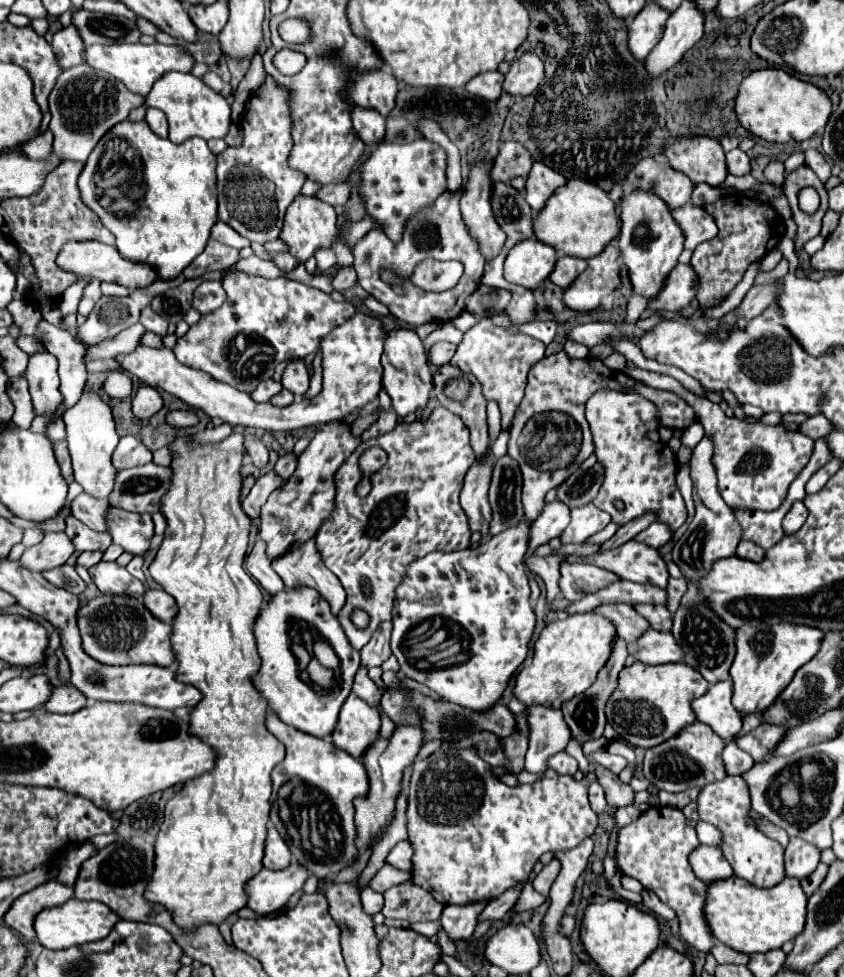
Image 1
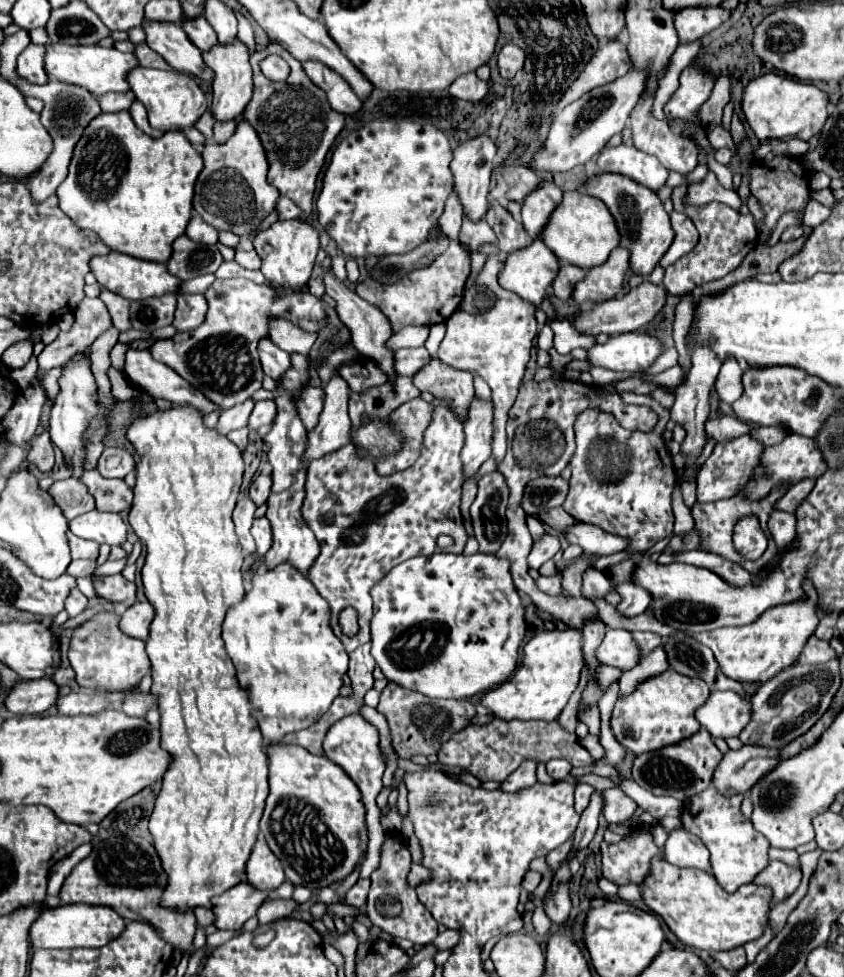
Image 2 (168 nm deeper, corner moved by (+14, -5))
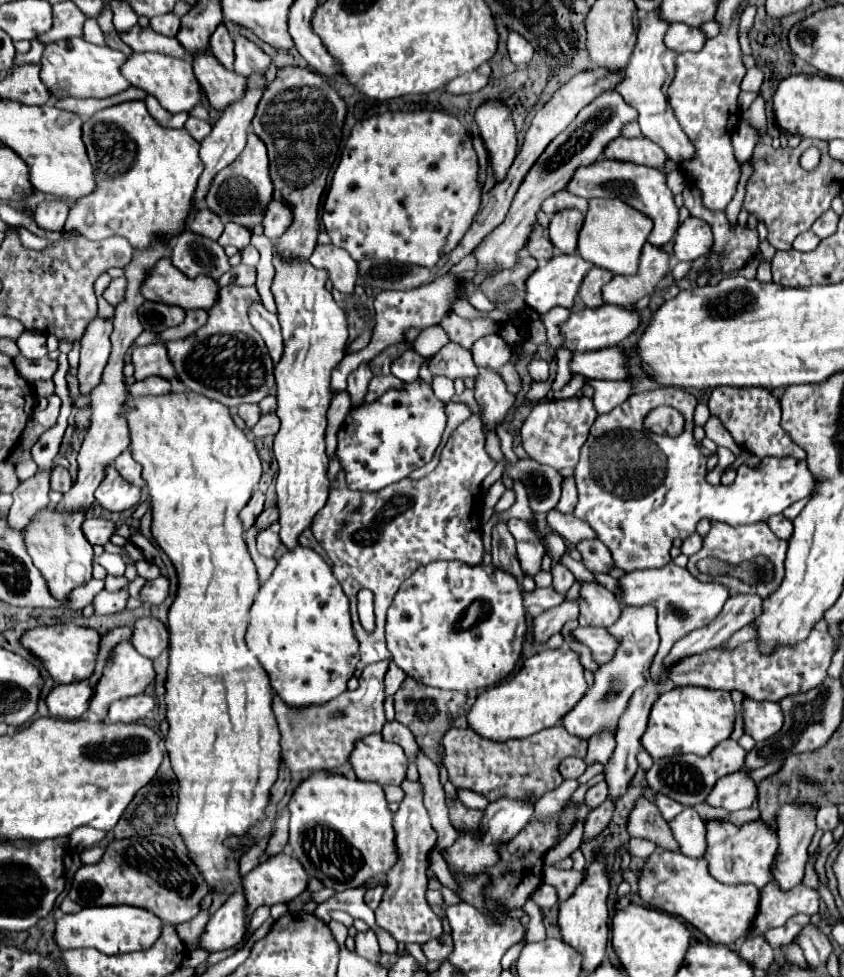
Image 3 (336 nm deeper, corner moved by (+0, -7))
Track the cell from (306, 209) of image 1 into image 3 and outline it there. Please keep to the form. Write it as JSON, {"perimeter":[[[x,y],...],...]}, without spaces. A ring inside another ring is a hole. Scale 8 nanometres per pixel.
{"perimeter":[[[274,259],[276,277],[272,293],[276,301],[278,321],[282,325],[284,353],[274,367],[278,389],[278,411],[282,421],[274,439],[274,457],[278,461],[278,511],[280,511],[280,539],[288,549],[298,545],[298,535],[312,525],[312,517],[326,505],[330,481],[326,477],[328,457],[324,451],[326,411],[332,399],[328,393],[330,373],[342,361],[348,345],[348,327],[344,311],[324,287],[328,273],[316,269],[308,261],[300,265],[280,265]]]}

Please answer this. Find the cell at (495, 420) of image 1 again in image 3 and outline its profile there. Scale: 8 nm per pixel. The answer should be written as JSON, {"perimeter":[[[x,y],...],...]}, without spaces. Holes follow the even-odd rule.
{"perimeter":[[[486,335],[480,337],[474,345],[472,345],[472,355],[474,355],[474,363],[480,367],[492,367],[492,369],[500,369],[502,363],[508,363],[512,357],[512,349],[508,349],[508,343],[504,339],[500,339],[498,335]]]}

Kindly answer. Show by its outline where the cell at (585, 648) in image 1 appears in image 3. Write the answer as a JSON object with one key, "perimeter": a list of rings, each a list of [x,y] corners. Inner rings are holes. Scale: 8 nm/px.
{"perimeter":[[[542,649],[534,657],[526,659],[514,677],[482,691],[466,713],[466,721],[476,735],[488,741],[504,743],[510,739],[522,739],[546,727],[558,725],[560,717],[564,717],[564,713],[568,713],[568,709],[572,709],[572,705],[584,697],[586,689],[584,667],[574,651]]]}

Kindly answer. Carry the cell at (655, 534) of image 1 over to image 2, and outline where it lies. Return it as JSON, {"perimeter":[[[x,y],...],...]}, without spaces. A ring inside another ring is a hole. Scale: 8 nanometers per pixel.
{"perimeter":[[[576,523],[574,527],[570,527],[570,531],[566,531],[566,541],[572,545],[580,545],[584,553],[596,555],[612,555],[624,551],[630,545],[630,539],[606,533],[590,523]]]}

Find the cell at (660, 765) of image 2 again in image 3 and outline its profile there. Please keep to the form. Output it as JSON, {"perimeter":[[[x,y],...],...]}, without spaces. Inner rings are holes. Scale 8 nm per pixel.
{"perimeter":[[[722,741],[710,755],[706,757],[698,757],[698,755],[676,755],[676,757],[666,757],[666,759],[656,759],[654,765],[646,771],[646,779],[650,789],[664,793],[672,799],[676,799],[678,803],[692,807],[698,803],[704,803],[708,793],[712,791],[714,783],[730,773],[736,773],[744,767],[744,757],[746,751],[734,741]]]}

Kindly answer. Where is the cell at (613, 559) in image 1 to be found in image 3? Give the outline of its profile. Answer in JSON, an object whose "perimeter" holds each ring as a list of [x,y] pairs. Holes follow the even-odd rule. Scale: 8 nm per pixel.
{"perimeter":[[[644,605],[640,609],[622,609],[620,619],[608,629],[608,633],[618,641],[618,649],[612,661],[598,667],[598,671],[594,673],[594,685],[588,687],[578,705],[562,717],[564,729],[582,741],[590,741],[592,735],[600,735],[604,731],[616,733],[618,721],[626,711],[630,697],[634,695],[634,691],[646,685],[644,673],[650,669],[660,645],[656,631],[656,609],[652,609],[650,605]]]}

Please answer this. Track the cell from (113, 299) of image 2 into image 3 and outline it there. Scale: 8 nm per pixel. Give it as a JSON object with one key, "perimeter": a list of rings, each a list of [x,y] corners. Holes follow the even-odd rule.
{"perimeter":[[[118,277],[118,279],[112,279],[110,285],[104,289],[104,297],[110,305],[118,305],[122,299],[124,299],[124,289],[126,289],[126,281],[124,277]]]}

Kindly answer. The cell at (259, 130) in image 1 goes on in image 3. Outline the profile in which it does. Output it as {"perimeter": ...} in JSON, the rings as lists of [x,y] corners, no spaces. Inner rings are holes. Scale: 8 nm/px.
{"perimeter":[[[250,131],[244,151],[236,157],[236,161],[232,161],[214,177],[212,187],[206,195],[206,205],[224,221],[234,221],[244,227],[254,227],[262,221],[264,205],[268,205],[268,199],[272,199],[272,181],[268,177],[266,145],[260,141],[260,137],[256,137]]]}

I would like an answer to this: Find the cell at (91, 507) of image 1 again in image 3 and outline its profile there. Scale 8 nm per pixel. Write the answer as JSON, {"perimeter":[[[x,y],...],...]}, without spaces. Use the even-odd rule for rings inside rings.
{"perimeter":[[[56,465],[50,473],[50,487],[54,491],[60,491],[60,493],[66,493],[70,487],[72,487],[72,479],[70,479],[70,473],[68,469]]]}

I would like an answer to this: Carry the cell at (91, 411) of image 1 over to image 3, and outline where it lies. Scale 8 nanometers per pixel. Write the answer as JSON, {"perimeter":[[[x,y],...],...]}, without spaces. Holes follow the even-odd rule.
{"perimeter":[[[96,315],[80,341],[80,367],[78,367],[78,381],[80,393],[90,395],[90,391],[100,383],[102,371],[110,357],[110,333],[112,333],[112,319],[104,319]]]}

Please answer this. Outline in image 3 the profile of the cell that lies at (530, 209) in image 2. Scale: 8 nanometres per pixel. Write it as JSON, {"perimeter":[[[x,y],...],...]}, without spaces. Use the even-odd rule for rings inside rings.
{"perimeter":[[[570,209],[566,213],[556,213],[548,227],[552,245],[560,253],[576,253],[576,243],[582,223],[584,223],[584,215],[576,209]]]}

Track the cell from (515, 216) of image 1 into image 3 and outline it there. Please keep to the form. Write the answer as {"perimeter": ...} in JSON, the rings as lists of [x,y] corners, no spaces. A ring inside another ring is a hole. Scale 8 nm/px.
{"perimeter":[[[536,225],[536,233],[532,233],[532,237],[528,241],[528,251],[540,263],[548,261],[554,255],[554,245],[548,239],[548,233],[542,225]]]}

